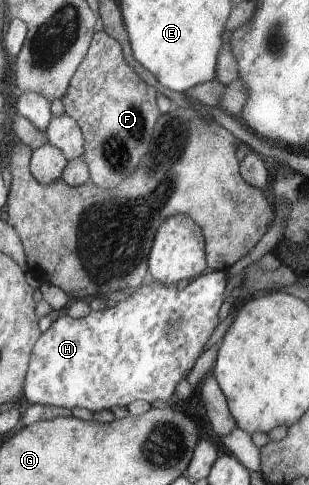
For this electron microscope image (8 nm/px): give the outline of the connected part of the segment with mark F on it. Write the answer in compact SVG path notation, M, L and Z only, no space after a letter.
M104 30L94 33L90 48L84 60L78 65L77 72L73 74L68 92L61 98L61 101L64 103L65 113L75 118L81 128L84 143L81 157L88 165L90 182L97 187L116 188L136 170L141 158L148 152L154 133L156 133L158 117L161 116L156 103L156 92L157 88L142 80L124 59L122 45L118 39Z

